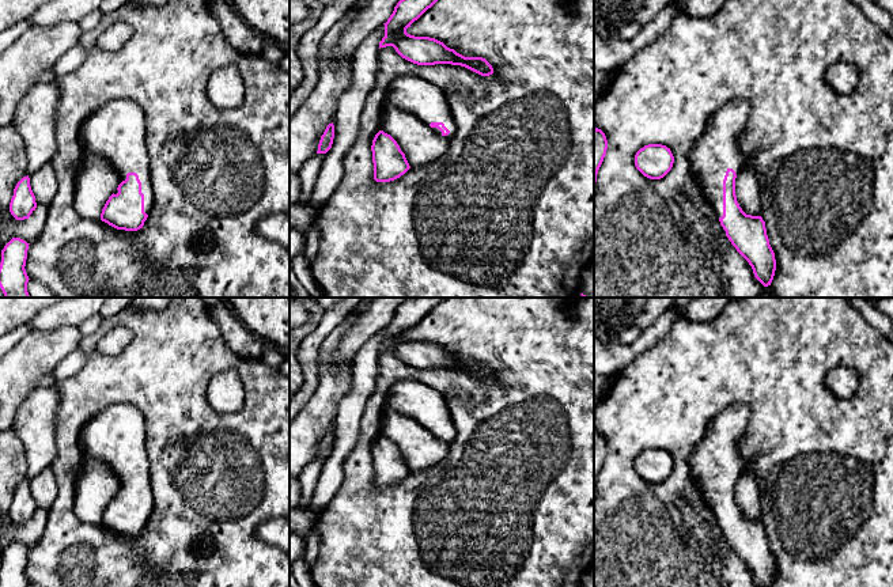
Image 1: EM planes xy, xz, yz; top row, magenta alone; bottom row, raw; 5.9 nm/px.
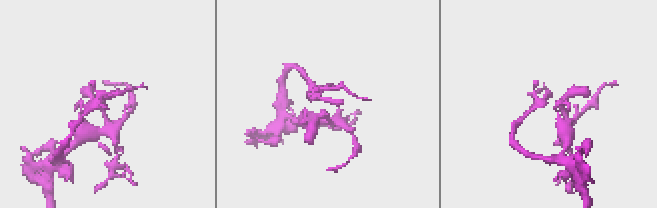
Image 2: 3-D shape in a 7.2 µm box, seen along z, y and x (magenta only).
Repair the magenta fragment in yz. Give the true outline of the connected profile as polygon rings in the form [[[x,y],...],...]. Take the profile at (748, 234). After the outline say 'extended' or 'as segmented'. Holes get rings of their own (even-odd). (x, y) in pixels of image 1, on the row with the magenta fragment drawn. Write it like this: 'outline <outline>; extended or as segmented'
outline [[[741,98],[716,110],[704,133],[688,152],[690,170],[707,201],[712,205],[726,236],[749,262],[754,277],[771,285],[776,260],[761,216],[746,215],[735,196],[735,178],[745,156],[739,137],[748,124],[750,106]]]; extended

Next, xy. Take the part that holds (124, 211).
outline [[[130,99],[107,102],[84,122],[82,141],[86,154],[106,160],[120,178],[101,220],[117,230],[143,228],[154,202],[144,110]]]; extended

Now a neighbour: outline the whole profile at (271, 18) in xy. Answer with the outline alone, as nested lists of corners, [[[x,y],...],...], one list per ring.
[[[228,0],[265,39],[290,49],[290,0]]]

